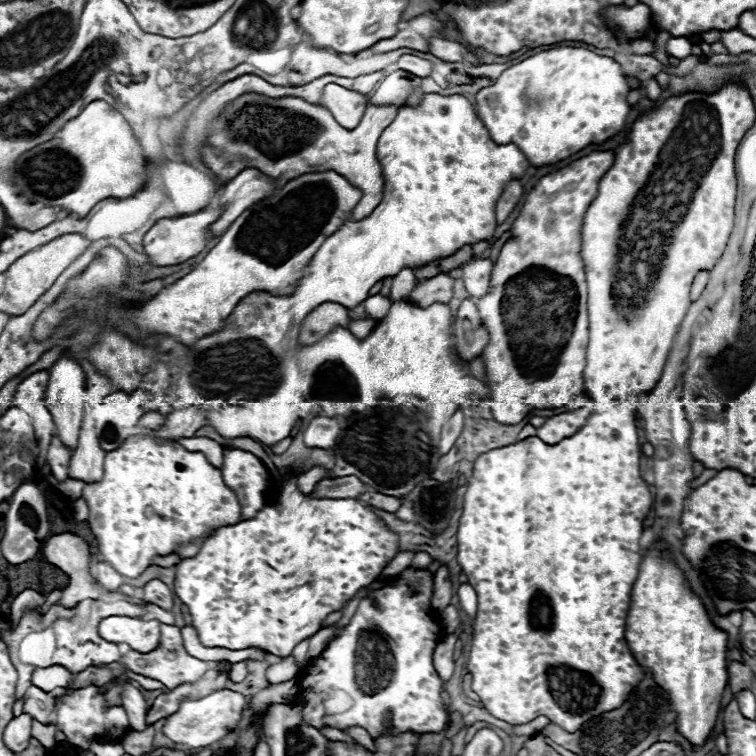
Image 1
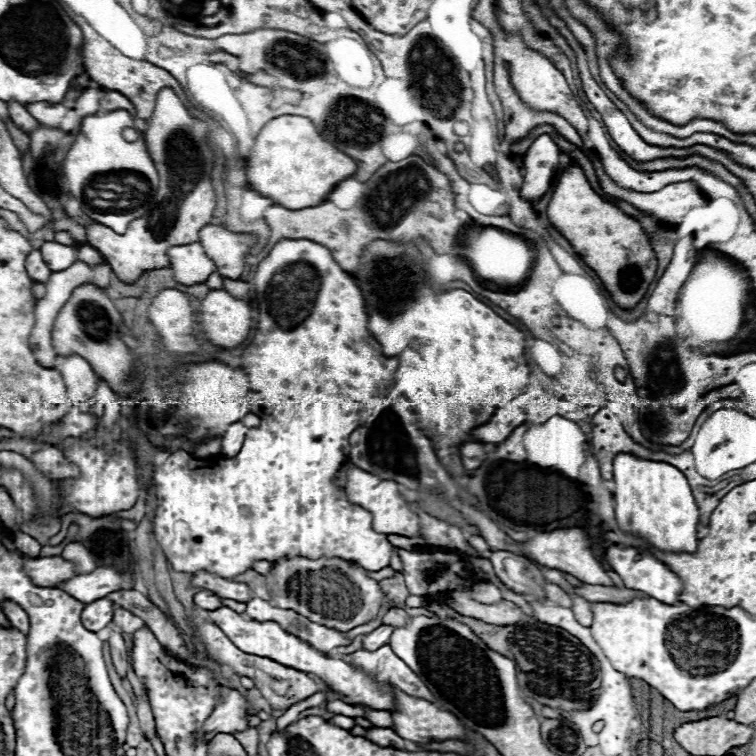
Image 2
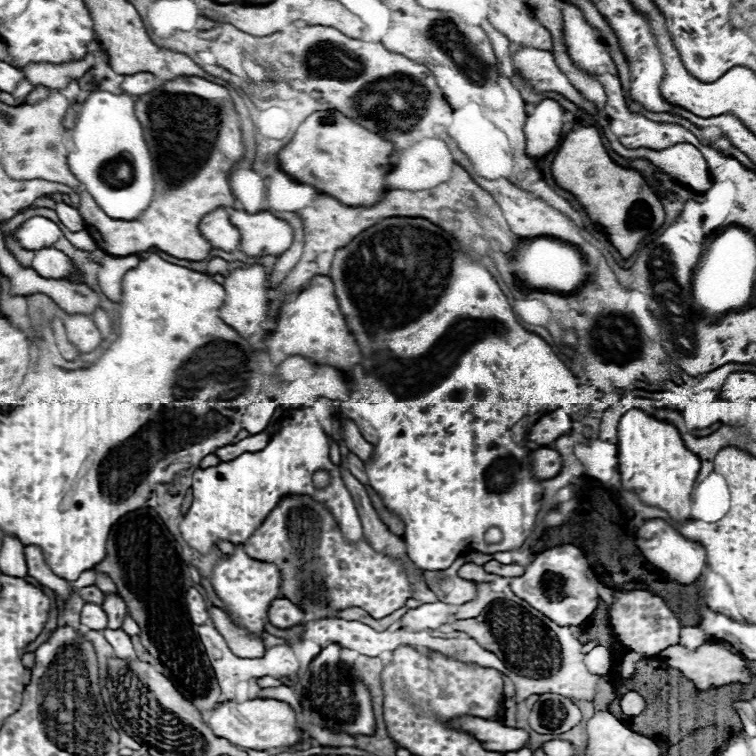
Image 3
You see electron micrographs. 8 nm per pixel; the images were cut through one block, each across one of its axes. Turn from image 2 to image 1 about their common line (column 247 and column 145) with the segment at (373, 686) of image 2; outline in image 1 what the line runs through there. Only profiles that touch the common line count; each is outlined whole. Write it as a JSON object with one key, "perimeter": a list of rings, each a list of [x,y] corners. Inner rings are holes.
{"perimeter":[[[108,616],[100,620],[98,632],[108,642],[128,642],[138,652],[150,652],[160,642],[160,622],[130,618],[130,616]]]}

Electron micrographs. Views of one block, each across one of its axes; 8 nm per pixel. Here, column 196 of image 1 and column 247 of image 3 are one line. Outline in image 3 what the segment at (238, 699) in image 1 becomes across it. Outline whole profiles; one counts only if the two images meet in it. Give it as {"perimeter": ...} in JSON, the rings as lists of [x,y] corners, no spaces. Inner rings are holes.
{"perimeter":[[[246,700],[246,702],[222,702],[214,708],[208,726],[218,738],[226,738],[234,746],[244,746],[252,750],[268,750],[268,748],[288,748],[308,734],[294,726],[294,710],[278,700]]]}

